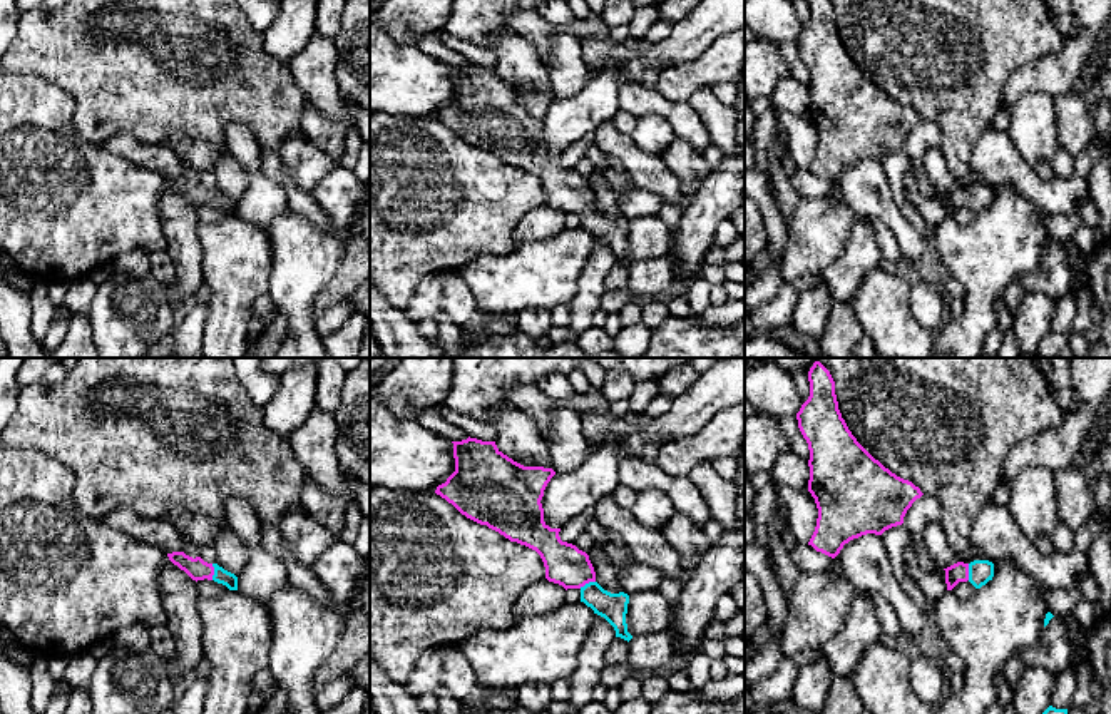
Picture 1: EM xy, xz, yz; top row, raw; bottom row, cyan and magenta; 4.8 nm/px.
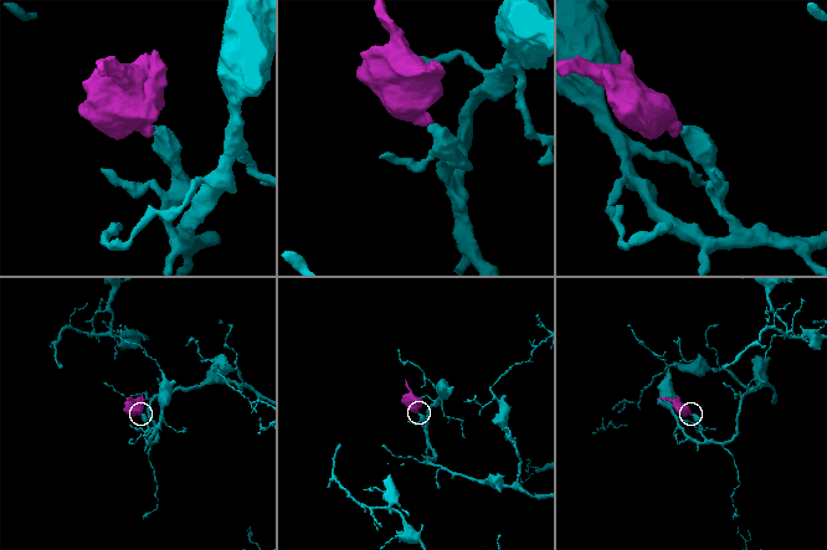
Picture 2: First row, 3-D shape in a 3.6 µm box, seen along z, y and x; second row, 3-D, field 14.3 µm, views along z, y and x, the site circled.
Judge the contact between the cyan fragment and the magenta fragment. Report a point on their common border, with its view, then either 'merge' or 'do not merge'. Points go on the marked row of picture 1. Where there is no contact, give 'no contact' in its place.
contact xy (215, 572); merge

